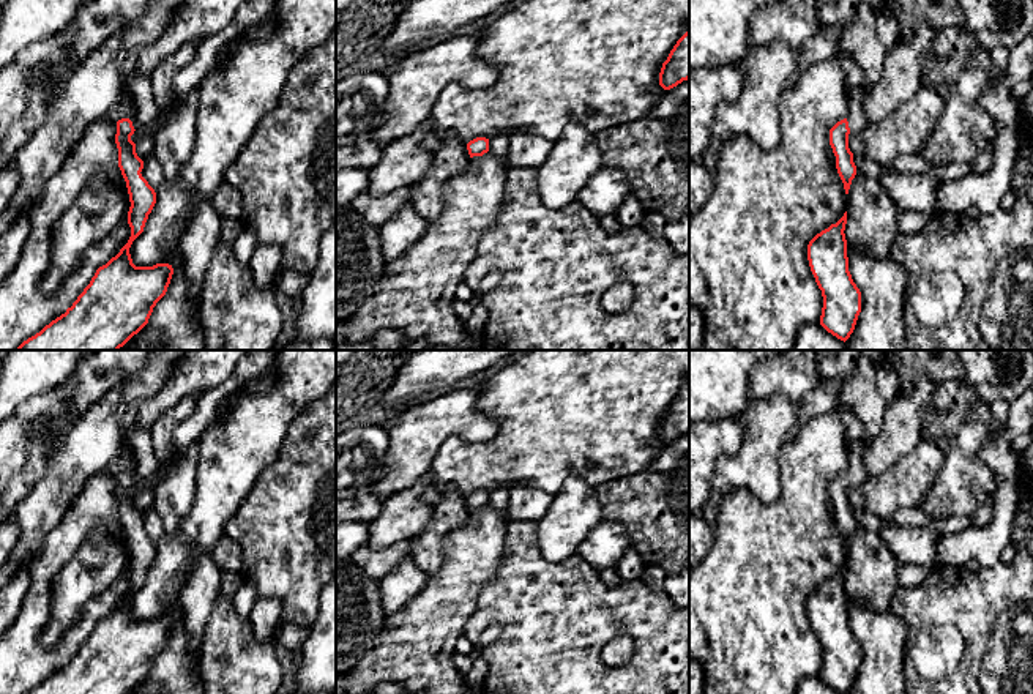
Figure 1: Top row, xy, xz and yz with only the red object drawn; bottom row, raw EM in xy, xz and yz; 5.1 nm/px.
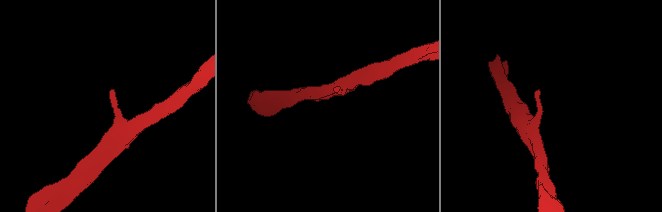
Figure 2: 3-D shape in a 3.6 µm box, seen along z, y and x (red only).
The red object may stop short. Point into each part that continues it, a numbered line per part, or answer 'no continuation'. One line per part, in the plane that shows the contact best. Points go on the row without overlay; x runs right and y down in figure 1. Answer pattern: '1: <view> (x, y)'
1: yz (857, 473)

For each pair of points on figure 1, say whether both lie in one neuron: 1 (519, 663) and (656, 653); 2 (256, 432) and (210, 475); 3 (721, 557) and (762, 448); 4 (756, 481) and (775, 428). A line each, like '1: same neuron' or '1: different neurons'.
1: same neuron
2: same neuron
3: different neurons
4: same neuron

